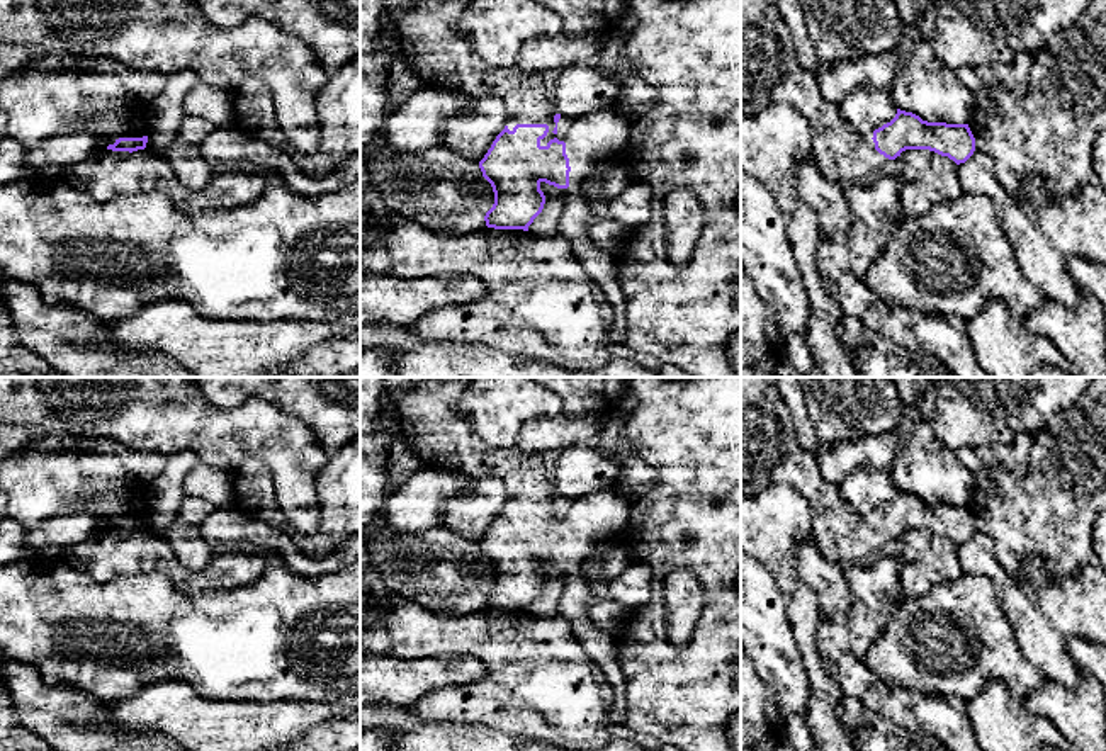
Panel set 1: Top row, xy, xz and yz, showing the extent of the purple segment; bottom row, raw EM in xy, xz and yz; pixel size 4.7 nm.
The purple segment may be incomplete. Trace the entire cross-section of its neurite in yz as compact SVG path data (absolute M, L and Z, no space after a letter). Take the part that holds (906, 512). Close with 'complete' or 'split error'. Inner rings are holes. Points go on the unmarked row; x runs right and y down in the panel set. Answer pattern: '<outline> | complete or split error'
M741 377L741 500L771 484L793 486L810 506L812 537L826 559L863 561L906 530L929 530L956 545L973 535L968 505L928 503L900 489L873 513L851 515L839 486L822 479L817 457L788 433L788 421L776 377Z | split error

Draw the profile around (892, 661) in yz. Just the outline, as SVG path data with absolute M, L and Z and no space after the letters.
M962 574L924 596L906 598L861 659L889 686L963 702L990 680L1002 681L1016 700L1024 700L1047 680L1021 654L997 590L985 574Z

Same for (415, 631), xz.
M391 595L391 605L387 629L394 658L466 654L486 666L482 680L437 688L406 709L421 722L489 727L564 749L600 749L612 741L612 688L559 610L535 617L523 610L484 607L469 615L447 617L398 595Z

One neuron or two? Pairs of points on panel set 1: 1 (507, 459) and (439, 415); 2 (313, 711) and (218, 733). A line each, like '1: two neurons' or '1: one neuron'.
1: one neuron
2: one neuron

